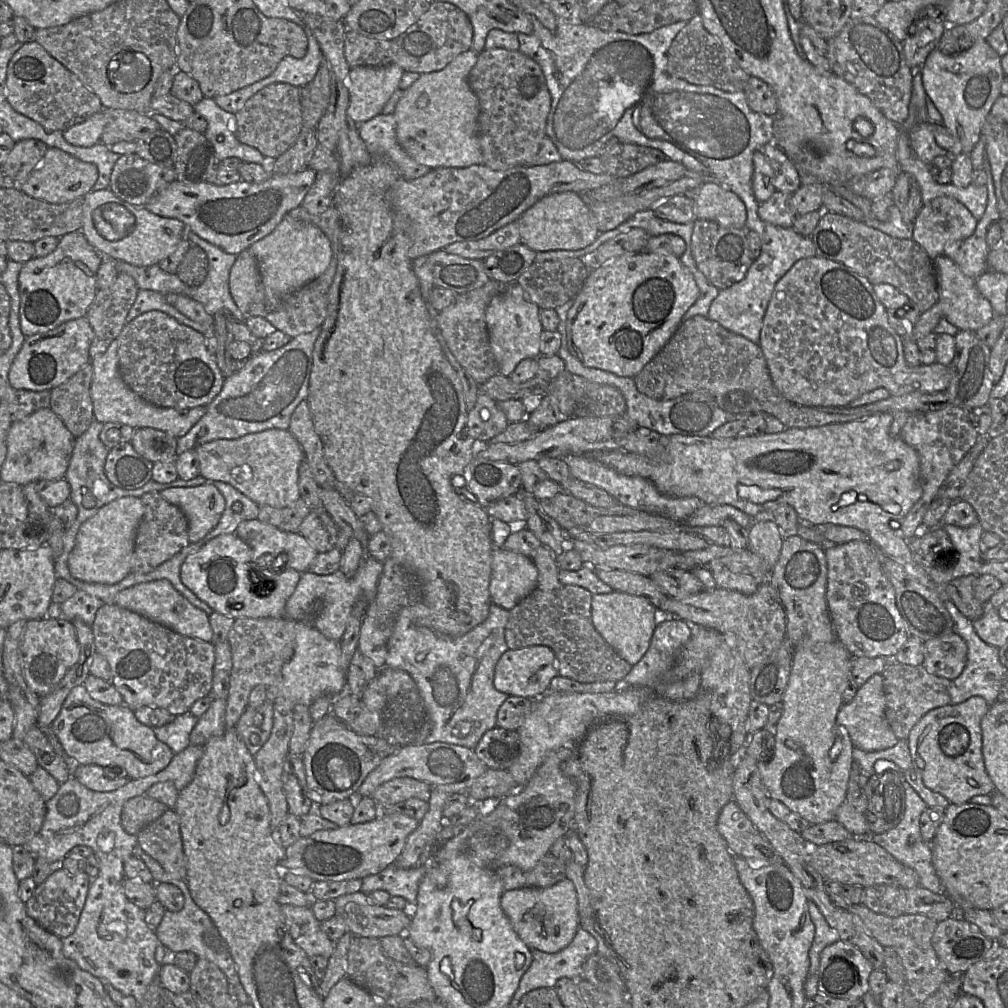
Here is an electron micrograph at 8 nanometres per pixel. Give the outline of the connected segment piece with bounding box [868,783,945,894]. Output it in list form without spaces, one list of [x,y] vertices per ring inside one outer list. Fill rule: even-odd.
[[[905,783],[905,793],[906,806],[904,815],[899,824],[885,833],[869,834],[868,837],[871,837],[872,841],[884,848],[901,864],[913,869],[918,875],[920,887],[936,894],[944,894],[944,887],[933,864],[932,849],[929,843],[924,841],[921,834],[920,817],[928,806],[908,783]]]

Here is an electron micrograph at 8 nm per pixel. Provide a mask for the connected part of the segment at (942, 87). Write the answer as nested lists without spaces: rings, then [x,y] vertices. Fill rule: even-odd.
[[[985,39],[958,54],[947,55],[935,48],[921,68],[921,78],[926,95],[943,116],[943,125],[959,140],[962,152],[953,156],[952,184],[966,188],[972,184],[974,168],[971,152],[981,139],[982,127],[994,102],[1001,96],[1005,74],[1001,57]]]

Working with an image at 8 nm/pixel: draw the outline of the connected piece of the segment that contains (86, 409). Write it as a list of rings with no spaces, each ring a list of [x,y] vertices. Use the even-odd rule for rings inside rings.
[[[87,363],[66,382],[50,391],[50,409],[60,417],[74,438],[82,435],[94,420],[93,403],[90,394],[92,377],[93,367],[90,363]]]

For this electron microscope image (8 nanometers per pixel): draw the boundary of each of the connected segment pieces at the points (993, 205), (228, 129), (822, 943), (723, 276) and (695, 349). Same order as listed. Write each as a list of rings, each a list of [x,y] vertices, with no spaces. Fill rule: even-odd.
[[[985,159],[984,169],[988,173],[988,204],[985,214],[979,220],[975,232],[967,239],[955,241],[945,246],[944,254],[952,259],[960,270],[973,279],[988,271],[987,257],[990,249],[986,237],[990,226],[1002,220],[998,210],[994,182],[989,160]]]
[[[204,97],[193,106],[208,123],[205,136],[212,144],[217,161],[235,157],[243,162],[266,165],[266,159],[256,148],[241,143],[235,136],[235,114],[220,108],[213,98]]]
[[[808,901],[811,919],[815,926],[815,934],[809,950],[809,975],[817,974],[820,954],[830,944],[840,940],[838,932],[829,925],[820,908],[812,901]]]
[[[696,219],[691,236],[691,251],[698,269],[710,283],[723,290],[741,281],[754,259],[748,243],[749,229],[723,226],[715,221]]]
[[[704,315],[683,320],[671,339],[633,379],[637,390],[652,399],[666,401],[687,393],[706,391],[725,412],[734,415],[771,414],[786,428],[844,423],[881,412],[897,412],[890,396],[857,407],[803,406],[788,401],[775,388],[760,345]]]

